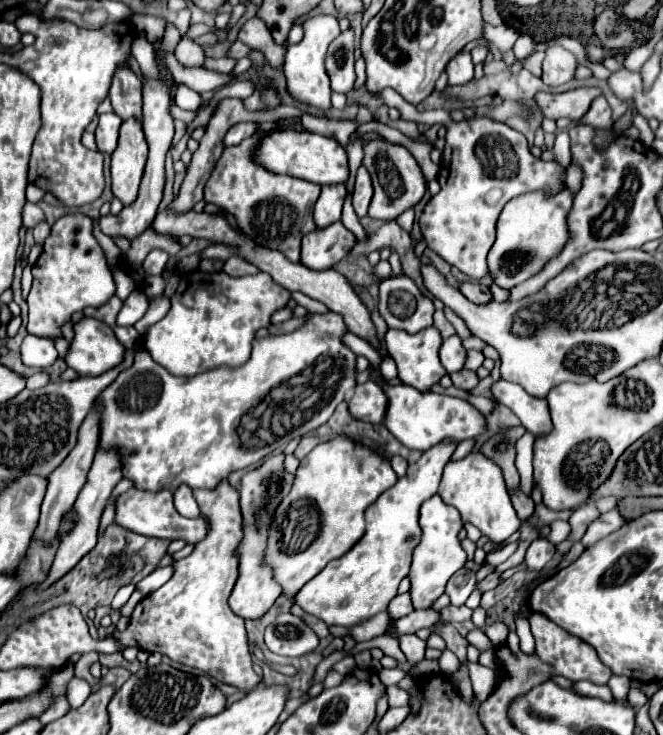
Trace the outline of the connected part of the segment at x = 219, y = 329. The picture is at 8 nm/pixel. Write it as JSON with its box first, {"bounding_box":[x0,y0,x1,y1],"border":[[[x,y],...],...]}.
{"bounding_box":[143,270,291,376],"border":[[[223,270],[185,272],[171,296],[169,314],[143,334],[143,346],[153,360],[175,376],[197,376],[219,366],[243,366],[253,348],[255,332],[269,328],[271,314],[285,308],[291,292],[275,284],[265,272],[257,276],[229,276]]]}

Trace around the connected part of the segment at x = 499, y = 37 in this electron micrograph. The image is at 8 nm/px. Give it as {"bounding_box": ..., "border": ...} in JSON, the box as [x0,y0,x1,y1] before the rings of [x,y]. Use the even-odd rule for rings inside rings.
{"bounding_box":[485,24,517,52],"border":[[[485,24],[485,38],[497,46],[499,52],[509,52],[511,46],[515,44],[517,40],[517,30],[511,28],[511,26],[499,26],[499,28],[493,28],[489,24]]]}

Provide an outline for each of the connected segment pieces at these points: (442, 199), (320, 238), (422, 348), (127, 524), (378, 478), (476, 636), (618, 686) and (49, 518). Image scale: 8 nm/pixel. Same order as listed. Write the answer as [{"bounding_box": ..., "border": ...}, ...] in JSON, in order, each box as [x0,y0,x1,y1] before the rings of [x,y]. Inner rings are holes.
[{"bounding_box":[419,110,565,280],"border":[[[445,110],[423,112],[423,118],[447,128],[447,144],[441,156],[441,190],[427,202],[419,226],[427,248],[437,252],[449,266],[473,280],[487,274],[487,252],[495,240],[495,222],[501,208],[517,194],[543,190],[557,192],[565,184],[565,170],[555,162],[541,162],[529,152],[521,132],[491,118],[465,118],[455,122]]]},{"bounding_box":[301,220,357,270],"border":[[[341,220],[327,228],[317,228],[303,240],[301,264],[309,266],[311,270],[329,270],[343,260],[355,244],[357,238],[343,226]]]},{"bounding_box":[385,326,447,392],"border":[[[429,326],[417,334],[409,334],[409,332],[403,332],[403,330],[393,330],[389,328],[385,332],[385,346],[387,346],[387,352],[389,356],[395,360],[397,364],[397,370],[399,370],[399,378],[413,386],[413,388],[419,388],[421,392],[427,392],[435,382],[439,382],[447,372],[439,360],[439,348],[441,348],[441,334],[437,328]]]},{"bounding_box":[115,488,207,544],"border":[[[137,488],[127,490],[125,494],[115,498],[115,522],[125,528],[131,530],[135,534],[141,536],[153,536],[153,538],[167,538],[167,540],[185,540],[185,542],[193,542],[197,544],[199,540],[205,538],[207,530],[205,530],[205,522],[203,518],[197,520],[189,520],[183,518],[175,506],[173,506],[173,494],[169,490],[161,490],[161,492],[141,492]]]},{"bounding_box":[265,434,397,596],"border":[[[347,434],[319,442],[299,464],[295,484],[277,506],[275,524],[269,528],[265,564],[277,574],[285,594],[295,596],[303,584],[317,576],[327,562],[343,556],[365,532],[363,512],[377,496],[397,482],[391,458],[365,448]]]},{"bounding_box":[466,629,493,652],"border":[[[479,629],[469,632],[466,638],[468,642],[477,647],[480,652],[493,648],[491,641],[485,633]]]},{"bounding_box":[607,676,631,706],"border":[[[613,676],[613,678],[607,682],[607,686],[611,688],[615,702],[625,704],[625,706],[631,706],[629,700],[627,700],[627,694],[629,694],[629,678],[625,678],[625,676]]]},{"bounding_box":[33,412,99,544],"border":[[[91,412],[85,422],[81,424],[79,428],[79,442],[77,446],[73,448],[73,452],[65,458],[65,462],[55,468],[51,472],[51,476],[47,478],[47,492],[45,492],[45,498],[43,498],[43,504],[41,504],[41,518],[39,518],[39,526],[33,534],[33,540],[41,540],[45,544],[49,544],[55,536],[57,536],[57,530],[59,530],[59,522],[63,518],[63,514],[73,506],[79,490],[83,488],[85,484],[85,478],[87,478],[87,472],[93,464],[93,456],[95,456],[95,450],[97,450],[97,434],[99,434],[99,428],[97,428],[97,412]]]}]

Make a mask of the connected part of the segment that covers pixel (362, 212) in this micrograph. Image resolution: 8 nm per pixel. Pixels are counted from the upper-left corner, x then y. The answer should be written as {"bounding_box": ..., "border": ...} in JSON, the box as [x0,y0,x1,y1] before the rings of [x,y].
{"bounding_box":[353,166,373,218],"border":[[[361,166],[361,168],[357,170],[355,192],[353,192],[353,208],[355,208],[355,214],[357,214],[359,218],[367,216],[367,210],[369,210],[371,196],[373,196],[373,186],[371,186],[369,172],[367,172],[367,170]]]}

